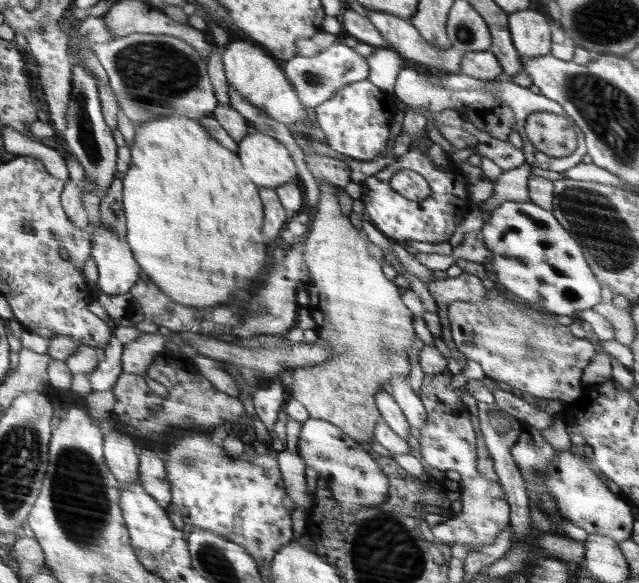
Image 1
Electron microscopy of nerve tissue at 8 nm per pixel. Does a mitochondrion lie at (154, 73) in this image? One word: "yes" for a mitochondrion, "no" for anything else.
yes

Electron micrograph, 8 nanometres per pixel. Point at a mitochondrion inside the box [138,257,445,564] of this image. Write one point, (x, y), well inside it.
(192, 462)

